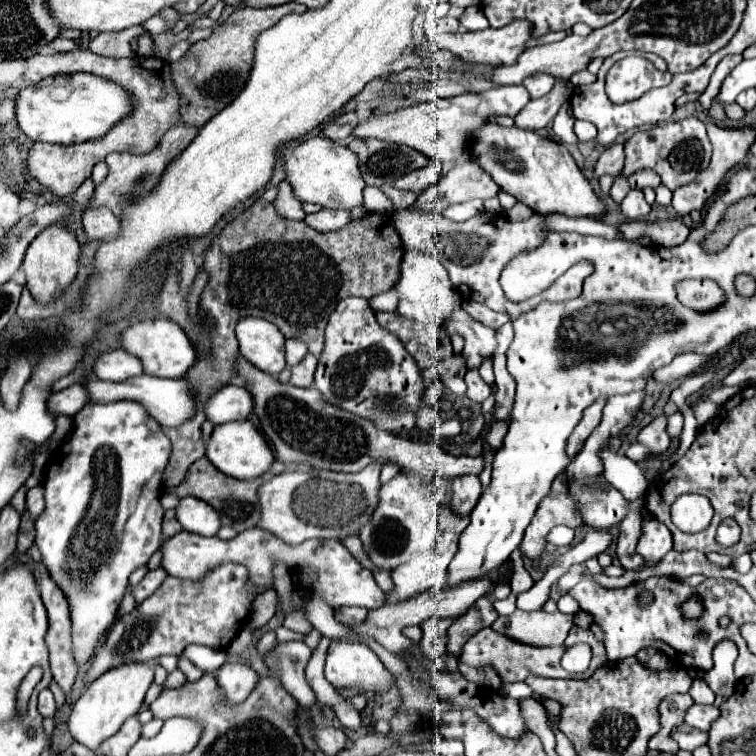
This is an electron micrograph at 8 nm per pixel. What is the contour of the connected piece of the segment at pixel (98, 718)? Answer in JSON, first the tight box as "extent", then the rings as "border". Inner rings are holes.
{"extent":[68,661,154,751],"border":[[[154,661],[118,665],[110,671],[106,671],[102,677],[98,677],[94,683],[90,683],[86,687],[86,691],[82,693],[82,697],[74,703],[74,709],[68,719],[68,729],[70,729],[72,737],[78,743],[86,745],[88,749],[98,751],[98,745],[106,737],[112,737],[122,727],[122,723],[140,709],[144,695],[152,681],[154,681]]]}

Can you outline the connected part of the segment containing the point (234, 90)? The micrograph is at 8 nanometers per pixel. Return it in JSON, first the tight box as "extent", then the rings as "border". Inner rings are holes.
{"extent":[170,1,306,127],"border":[[[290,1],[286,5],[266,9],[238,9],[226,19],[226,23],[218,25],[208,39],[194,43],[184,57],[170,63],[180,93],[180,115],[186,125],[202,127],[208,119],[212,119],[218,111],[222,111],[228,103],[234,101],[234,97],[240,93],[248,79],[256,37],[264,29],[276,25],[284,15],[294,11],[306,11],[306,7],[296,1]]]}

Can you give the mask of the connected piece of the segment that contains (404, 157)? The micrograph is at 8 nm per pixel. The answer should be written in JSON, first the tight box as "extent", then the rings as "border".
{"extent":[348,137,430,185],"border":[[[350,137],[348,149],[360,159],[360,173],[366,185],[388,185],[394,179],[424,167],[430,159],[408,145],[388,145],[378,139]]]}

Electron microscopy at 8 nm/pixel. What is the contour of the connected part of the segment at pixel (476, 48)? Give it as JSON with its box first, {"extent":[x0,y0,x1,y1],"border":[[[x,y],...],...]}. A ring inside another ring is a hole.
{"extent":[418,21,532,65],"border":[[[512,21],[506,27],[500,29],[484,29],[484,31],[462,31],[462,33],[442,33],[442,35],[432,35],[428,41],[418,49],[418,53],[428,53],[430,51],[440,51],[446,49],[454,55],[458,55],[464,61],[470,63],[490,63],[490,65],[514,65],[518,57],[526,51],[526,43],[532,39],[530,33],[530,23],[528,21]]]}

